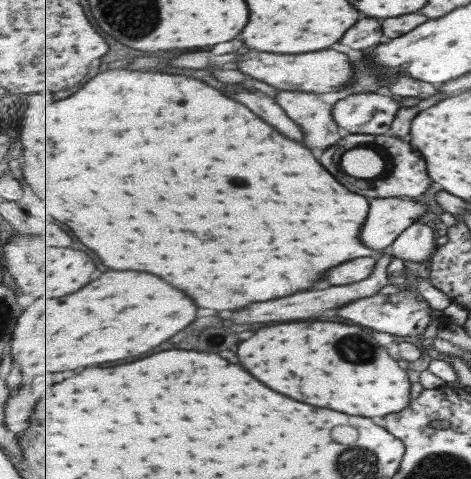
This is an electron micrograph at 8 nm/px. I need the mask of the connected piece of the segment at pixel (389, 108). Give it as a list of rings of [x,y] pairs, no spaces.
[[[382,92],[352,93],[334,105],[334,119],[344,133],[382,135],[389,133],[401,107],[390,94]]]

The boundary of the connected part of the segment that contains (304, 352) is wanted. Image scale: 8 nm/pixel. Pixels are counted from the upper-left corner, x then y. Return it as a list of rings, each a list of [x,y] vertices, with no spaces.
[[[291,322],[269,326],[245,340],[237,352],[241,364],[249,372],[255,372],[257,380],[263,380],[269,388],[275,388],[295,400],[303,400],[305,404],[335,408],[337,412],[365,418],[385,418],[410,407],[411,382],[407,370],[399,366],[397,358],[391,358],[387,347],[381,346],[375,336],[361,326],[347,326],[339,322]]]

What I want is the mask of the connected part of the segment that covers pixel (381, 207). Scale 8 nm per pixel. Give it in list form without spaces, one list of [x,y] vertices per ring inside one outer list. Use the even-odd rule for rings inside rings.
[[[403,197],[399,198],[377,198],[371,202],[371,216],[367,218],[367,228],[363,228],[363,242],[369,248],[382,251],[390,248],[390,246],[407,230],[414,226],[415,222],[429,212],[429,206],[421,202],[415,202],[413,197],[406,200]]]

